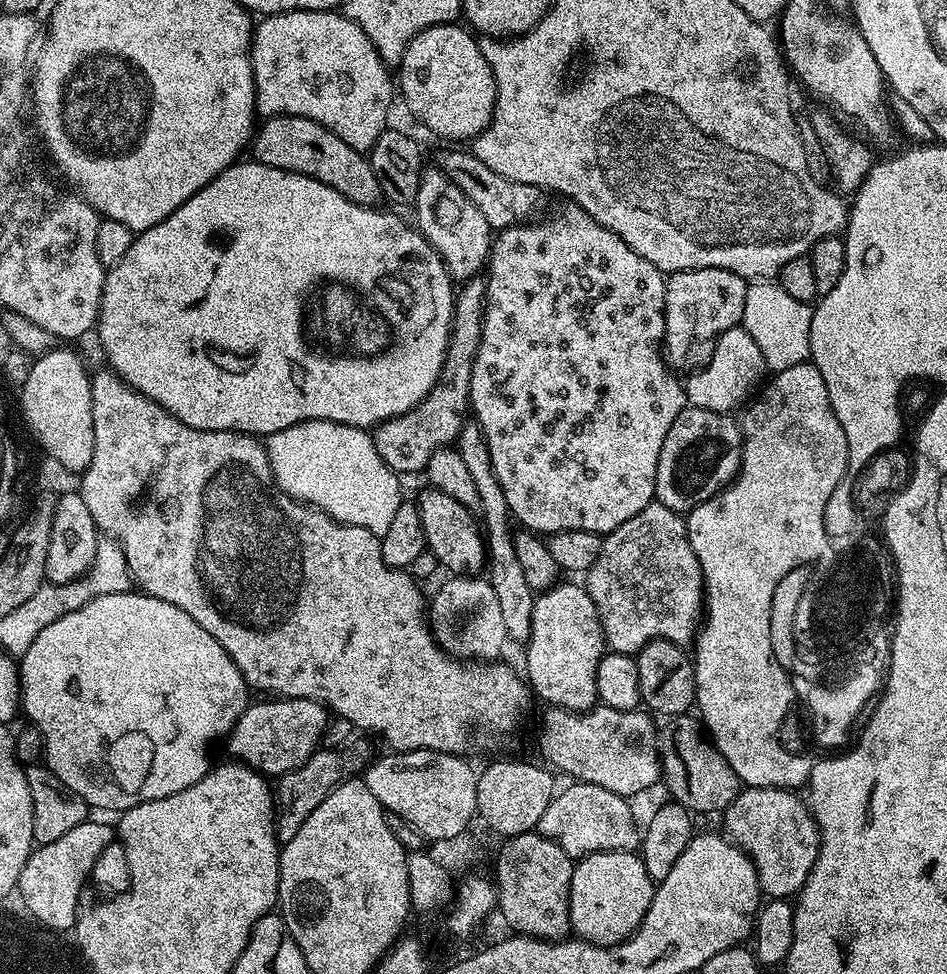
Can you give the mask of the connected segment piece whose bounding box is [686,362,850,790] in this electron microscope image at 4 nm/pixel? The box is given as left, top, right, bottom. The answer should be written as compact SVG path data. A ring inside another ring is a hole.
M815 364L790 366L771 378L743 409L744 420L739 425L744 449L735 480L686 516L690 546L704 575L706 613L694 640L695 707L700 708L698 716L712 745L730 762L730 770L734 770L741 785L800 790L807 785L814 760L808 757L803 743L792 744L791 730L783 728L784 720L795 719L796 714L792 711L788 682L769 656L767 610L778 582L789 568L799 565L800 560L808 560L812 556L812 544L824 540L820 536L820 527L826 523L824 511L840 479L849 475L850 467L842 422L838 422L838 414L830 406L826 382L822 382L822 374L818 374Z

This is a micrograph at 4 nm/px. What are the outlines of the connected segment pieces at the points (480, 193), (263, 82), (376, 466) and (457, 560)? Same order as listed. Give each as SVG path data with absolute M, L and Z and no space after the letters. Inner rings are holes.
M456 146L445 148L448 149L441 154L438 161L440 171L446 174L446 178L450 178L450 182L454 182L454 186L458 186L458 190L462 190L462 194L466 194L466 198L470 198L470 202L474 202L474 206L478 206L478 211L486 217L486 222L490 222L493 230L513 228L516 224L523 224L535 217L532 215L540 208L541 189L507 180L502 178L502 174L494 174L490 166L478 162L471 150L459 152L456 149L459 147Z
M306 10L273 12L265 15L261 20L264 21L261 24L259 21L255 25L252 34L252 69L254 70L254 86L256 87L257 113L264 118L270 116L301 116L302 118L310 118L314 122L326 126L326 130L338 134L338 138L342 138L342 142L346 142L346 146L350 146L354 150L365 154L371 153L374 142L378 142L378 138L390 124L388 115L392 112L394 80L393 77L392 80L388 77L389 69L386 67L384 59L378 54L378 50L374 50L374 42L370 42L370 38L366 38L362 26L350 22L350 18L346 18L343 11L340 10L333 10L331 12L307 12Z
M307 420L266 437L276 485L340 524L353 524L384 537L402 499L401 477L378 454L372 432L329 420Z
M431 486L418 496L422 514L422 530L427 551L436 555L437 565L441 569L449 568L449 573L457 577L475 577L486 568L486 536L477 517L466 506L454 502L450 494Z

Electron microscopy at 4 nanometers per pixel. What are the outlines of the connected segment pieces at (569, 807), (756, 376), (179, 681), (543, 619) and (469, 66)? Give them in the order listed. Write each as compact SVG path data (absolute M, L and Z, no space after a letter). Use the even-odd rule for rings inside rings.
M569 783L569 788L564 788L553 795L550 806L542 813L542 818L536 823L535 831L546 837L550 842L562 846L566 854L573 858L589 856L595 852L636 852L642 839L641 829L636 829L636 816L625 797L614 794L602 786L593 784Z
M742 326L723 332L716 337L711 348L712 357L686 380L688 404L702 410L735 413L736 407L739 409L749 403L750 397L761 387L765 379L766 365L762 358L762 350L758 350L758 344L754 342L754 338L750 338L750 334Z
M139 590L102 594L86 602L86 606L78 610L70 610L70 614L62 614L58 622L50 622L50 626L46 626L46 630L42 630L38 638L30 642L23 656L19 657L18 671L20 708L23 715L25 712L32 719L29 720L31 727L37 728L42 734L43 759L46 761L46 767L70 791L83 798L85 804L93 809L105 808L113 814L124 812L135 804L178 794L178 790L186 790L186 786L194 786L194 782L198 782L210 770L208 759L212 756L212 743L215 740L223 741L227 737L250 703L248 683L242 678L238 666L234 666L230 654L226 654L226 650L222 650L222 646L218 646L218 642L214 642L214 638L210 638L210 634L206 634L206 630L202 630L202 626L198 626L194 618L190 618L190 614L186 614L186 610L178 610L178 606L170 602L162 602L162 598L154 598Z
M557 582L536 596L530 622L527 683L553 708L586 712L597 707L596 667L606 654L604 631L587 587Z
M459 23L439 24L424 28L406 46L406 54L398 65L398 92L404 95L408 108L436 136L448 140L444 142L471 142L482 130L488 128L496 105L496 83L490 70L490 62L480 49L480 40L467 27L459 28Z

